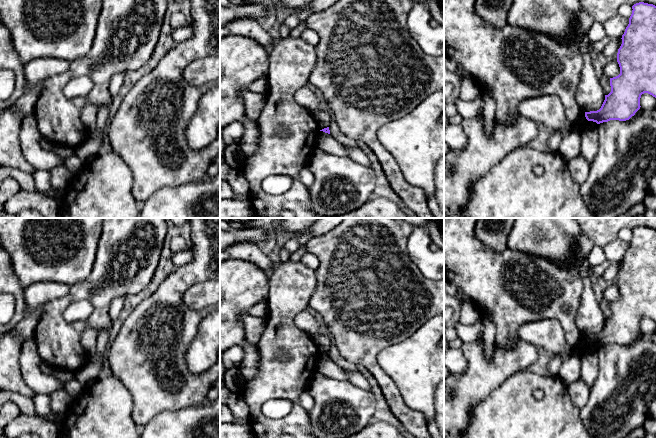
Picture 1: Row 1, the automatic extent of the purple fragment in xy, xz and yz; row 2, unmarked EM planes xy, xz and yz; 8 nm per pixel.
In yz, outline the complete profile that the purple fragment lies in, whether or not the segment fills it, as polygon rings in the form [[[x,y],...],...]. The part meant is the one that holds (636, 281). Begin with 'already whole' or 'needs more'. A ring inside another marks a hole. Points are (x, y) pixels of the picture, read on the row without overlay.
already whole; [[[639,226],[634,228],[632,233],[617,277],[620,298],[610,302],[611,316],[605,319],[601,332],[585,336],[588,345],[600,348],[610,344],[629,344],[640,333],[642,318],[648,317],[656,322],[656,230]]]

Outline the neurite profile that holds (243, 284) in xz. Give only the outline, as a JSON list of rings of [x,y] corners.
[[[244,260],[220,262],[220,352],[245,342],[243,315],[269,295],[269,273]]]

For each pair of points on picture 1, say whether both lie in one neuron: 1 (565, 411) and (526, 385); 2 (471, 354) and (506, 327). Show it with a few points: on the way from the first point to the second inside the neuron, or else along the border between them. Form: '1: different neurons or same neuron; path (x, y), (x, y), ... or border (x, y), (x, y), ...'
1: same neuron; path (555, 401), (539, 385), (536, 385)
2: different neurons; border (518, 338), (513, 348), (500, 348), (495, 343)

